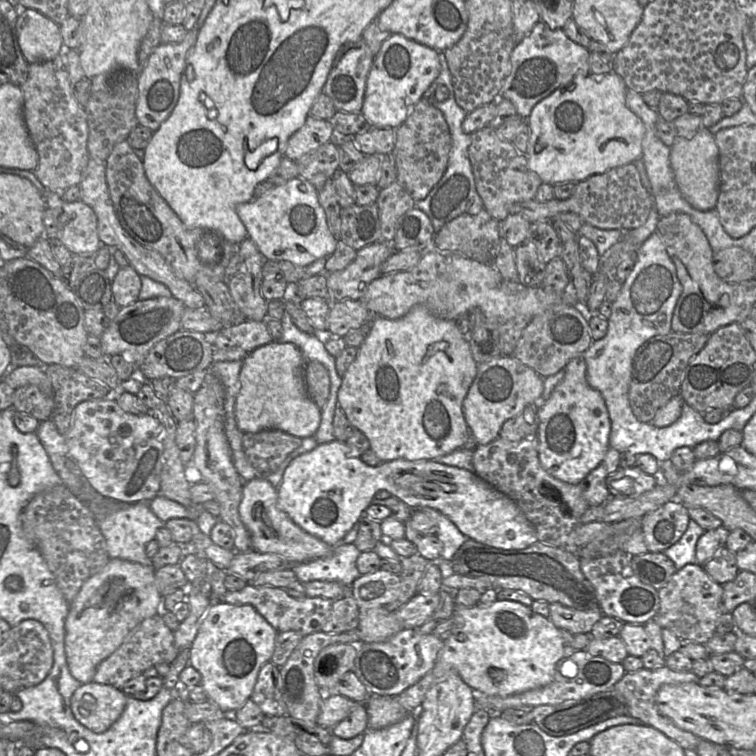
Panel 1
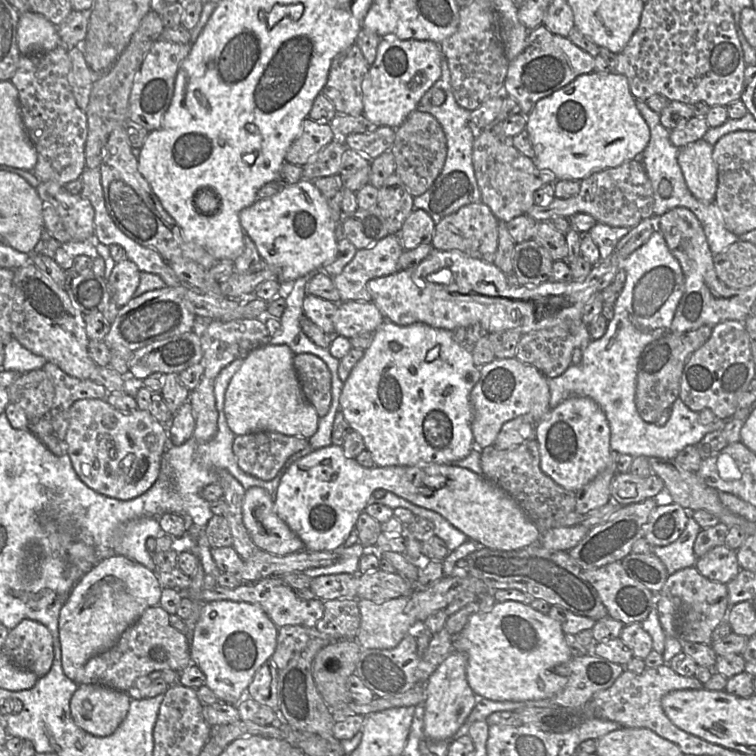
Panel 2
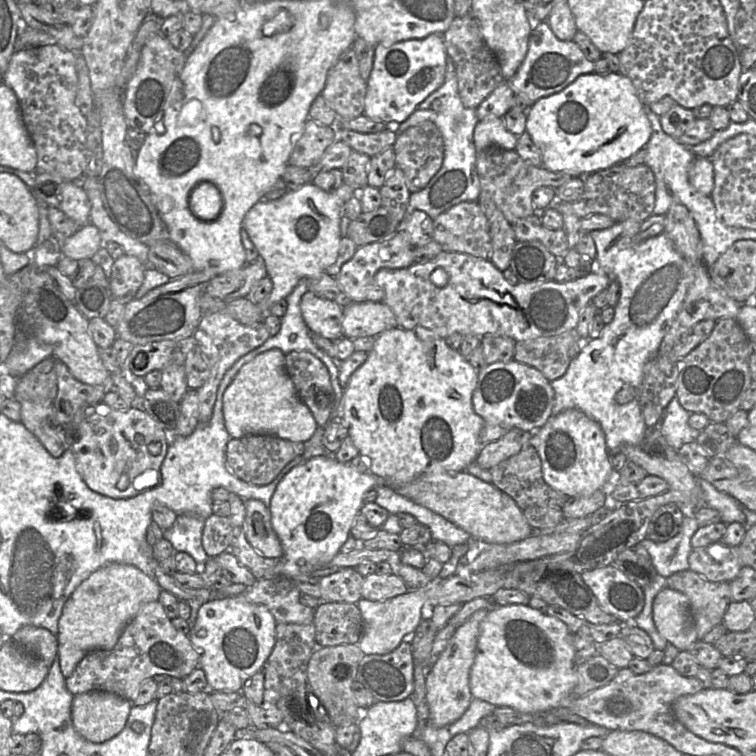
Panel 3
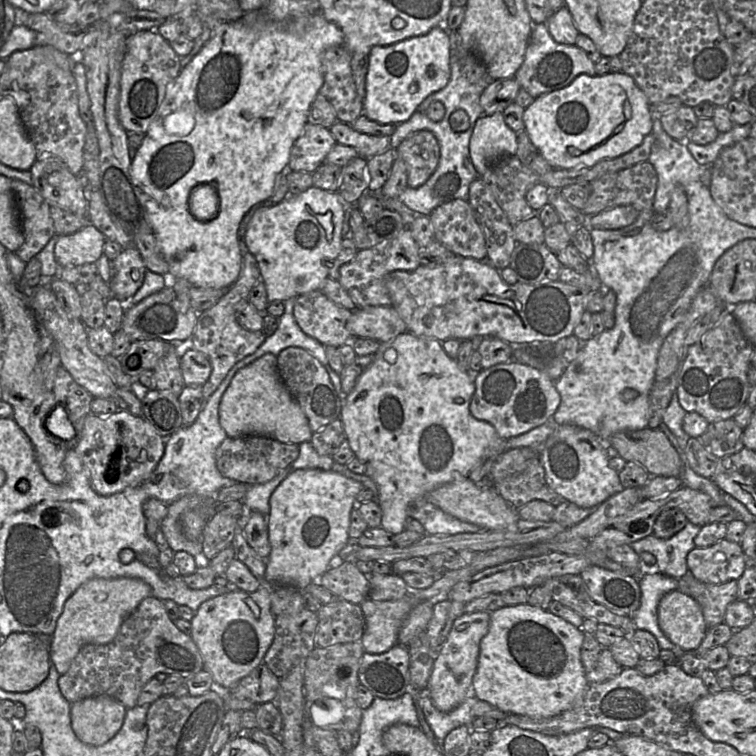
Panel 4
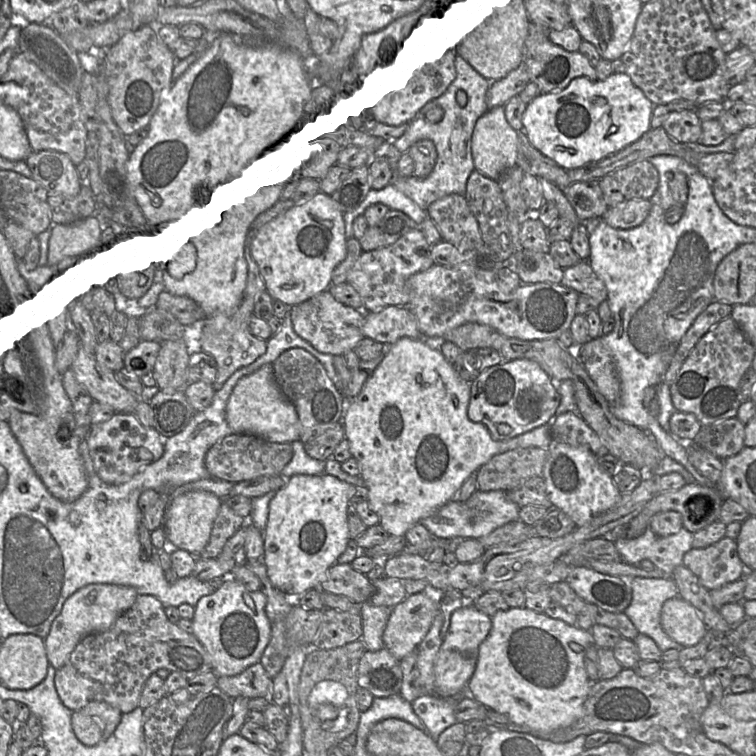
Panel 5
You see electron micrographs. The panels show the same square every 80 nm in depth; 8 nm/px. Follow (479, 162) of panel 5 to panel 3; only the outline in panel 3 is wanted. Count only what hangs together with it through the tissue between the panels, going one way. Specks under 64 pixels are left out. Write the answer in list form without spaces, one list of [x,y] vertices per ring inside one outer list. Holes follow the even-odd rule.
[[[485,118],[484,120],[478,121],[474,128],[473,143],[476,152],[489,146],[515,150],[517,136],[505,128],[503,118]]]

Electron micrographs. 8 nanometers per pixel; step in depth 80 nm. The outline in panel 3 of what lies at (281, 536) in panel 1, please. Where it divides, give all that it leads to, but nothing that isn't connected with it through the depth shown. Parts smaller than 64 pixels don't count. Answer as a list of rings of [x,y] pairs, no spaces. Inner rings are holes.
[[[257,499],[244,501],[245,506],[245,535],[250,545],[264,558],[280,558],[282,546],[274,532],[269,508]]]

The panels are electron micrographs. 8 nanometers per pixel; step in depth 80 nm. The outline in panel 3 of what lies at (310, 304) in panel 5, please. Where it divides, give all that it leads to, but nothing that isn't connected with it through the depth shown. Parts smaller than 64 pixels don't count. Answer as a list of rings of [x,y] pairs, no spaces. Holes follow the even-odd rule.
[[[308,290],[300,301],[302,317],[308,329],[331,341],[343,337],[343,308],[334,301]]]

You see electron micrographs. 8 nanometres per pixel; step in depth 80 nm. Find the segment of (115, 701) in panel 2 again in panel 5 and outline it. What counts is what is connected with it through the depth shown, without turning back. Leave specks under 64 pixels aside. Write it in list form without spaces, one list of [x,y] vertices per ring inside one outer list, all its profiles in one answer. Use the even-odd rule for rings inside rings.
[[[92,701],[72,713],[72,729],[85,746],[107,740],[121,721],[122,712],[107,702]]]

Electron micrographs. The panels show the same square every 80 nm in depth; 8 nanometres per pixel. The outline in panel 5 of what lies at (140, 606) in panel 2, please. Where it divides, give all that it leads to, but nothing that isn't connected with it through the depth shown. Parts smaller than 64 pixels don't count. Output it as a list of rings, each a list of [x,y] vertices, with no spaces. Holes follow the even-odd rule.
[[[104,583],[86,585],[69,596],[44,639],[49,663],[55,669],[63,667],[84,636],[108,630],[116,619],[133,605],[137,596],[138,593],[132,586]]]

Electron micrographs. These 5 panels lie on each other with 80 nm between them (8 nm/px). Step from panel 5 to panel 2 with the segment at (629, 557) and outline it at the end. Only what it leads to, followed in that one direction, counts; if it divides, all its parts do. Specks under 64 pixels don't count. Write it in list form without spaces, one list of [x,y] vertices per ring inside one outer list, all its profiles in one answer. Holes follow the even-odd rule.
[[[690,514],[684,532],[676,541],[667,546],[652,546],[652,552],[663,562],[669,575],[695,566],[698,557],[694,553],[694,543],[700,531],[700,525]]]

